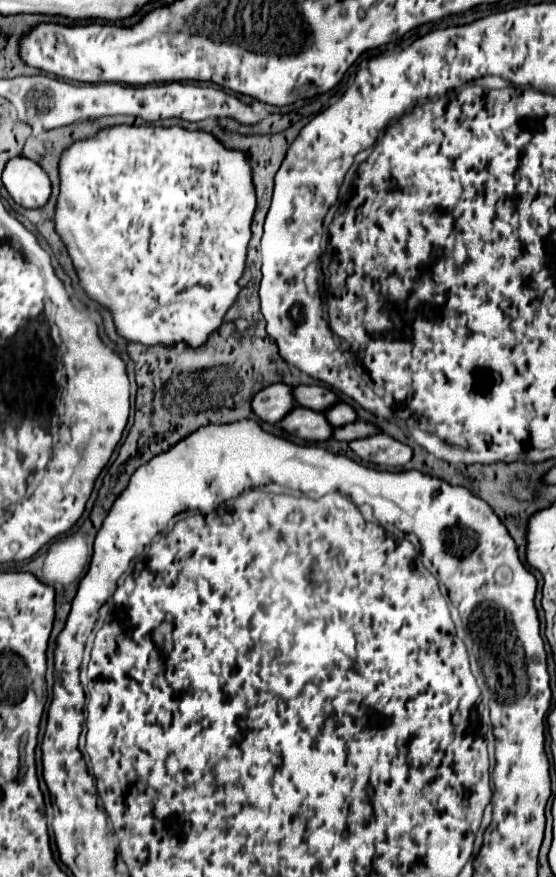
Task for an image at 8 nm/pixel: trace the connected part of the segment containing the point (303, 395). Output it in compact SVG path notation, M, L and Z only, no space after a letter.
M297 386L295 402L303 408L325 412L329 406L335 406L335 402L339 402L339 398L327 386Z

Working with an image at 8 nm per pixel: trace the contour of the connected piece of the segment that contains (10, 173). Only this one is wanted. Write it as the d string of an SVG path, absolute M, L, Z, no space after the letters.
M17 156L3 170L3 184L23 208L41 208L51 198L51 180L39 164Z

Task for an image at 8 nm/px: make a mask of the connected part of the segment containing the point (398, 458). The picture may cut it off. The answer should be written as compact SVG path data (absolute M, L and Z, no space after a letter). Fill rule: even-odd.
M375 434L369 438L353 440L349 446L361 460L365 460L365 464L379 468L405 466L413 458L413 448L391 438L389 434Z

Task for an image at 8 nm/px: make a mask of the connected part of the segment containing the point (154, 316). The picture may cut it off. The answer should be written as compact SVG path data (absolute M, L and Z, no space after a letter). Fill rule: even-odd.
M115 126L109 130L101 130L97 136L79 140L71 148L67 148L59 162L61 176L61 192L57 200L55 212L55 228L65 242L69 256L77 268L81 286L89 294L89 298L107 306L113 314L117 332L131 342L141 344L177 344L187 342L189 346L201 346L213 330L221 326L221 320L227 308L235 302L239 294L239 278L245 268L247 244L251 240L251 218L255 212L255 188L251 182L251 164L245 152L227 150L215 136L207 132L187 132L179 126L175 128L149 128L149 126Z

